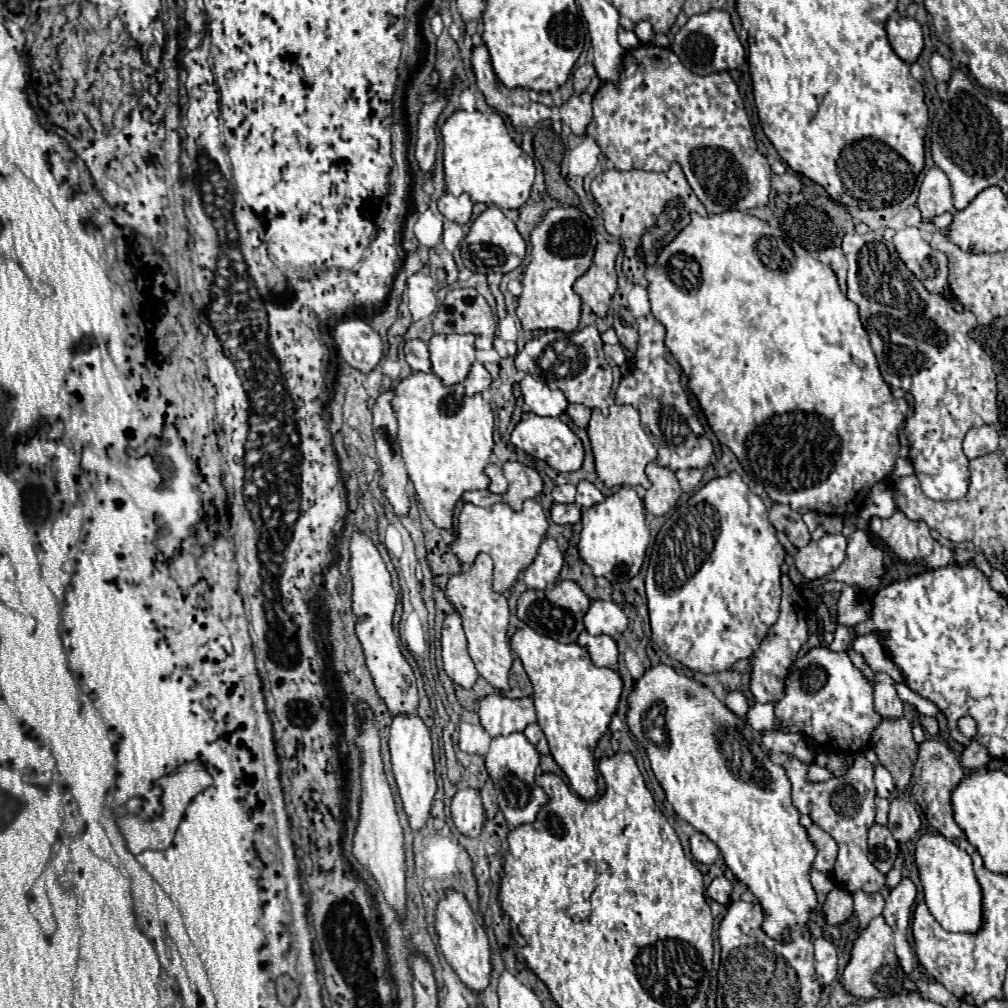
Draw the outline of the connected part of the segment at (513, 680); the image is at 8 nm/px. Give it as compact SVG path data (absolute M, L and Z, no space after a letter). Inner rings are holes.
M516 657L514 665L510 669L510 691L506 691L504 695L516 699L516 697L530 697L532 695L532 683L522 667L522 661Z

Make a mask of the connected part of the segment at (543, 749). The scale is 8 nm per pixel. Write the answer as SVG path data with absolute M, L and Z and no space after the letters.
M538 723L528 725L528 727L524 729L524 735L526 735L526 739L528 739L542 755L548 753L548 741L546 741L546 737L544 737L544 733L542 733L542 729L540 729Z

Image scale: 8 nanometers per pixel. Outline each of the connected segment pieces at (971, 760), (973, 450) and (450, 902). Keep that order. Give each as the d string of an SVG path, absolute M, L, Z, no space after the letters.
M972 741L962 753L962 763L966 769L980 769L980 767L986 767L990 761L994 761L990 751L976 741Z
M974 427L964 437L964 455L968 459L978 459L998 451L998 431L994 427Z
M446 891L444 899L436 907L436 931L438 931L438 945L446 957L446 961L452 965L452 969L458 973L458 977L464 981L464 985L476 993L482 993L490 985L492 975L492 949L486 931L482 925L478 925L476 915L472 913L466 897L458 891Z

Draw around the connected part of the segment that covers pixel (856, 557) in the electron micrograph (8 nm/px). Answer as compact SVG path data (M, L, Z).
M856 529L848 539L848 549L842 565L828 577L814 583L814 587L822 587L828 579L834 579L854 585L860 591L870 591L876 587L876 579L880 579L880 575L884 575L882 551L868 531Z

